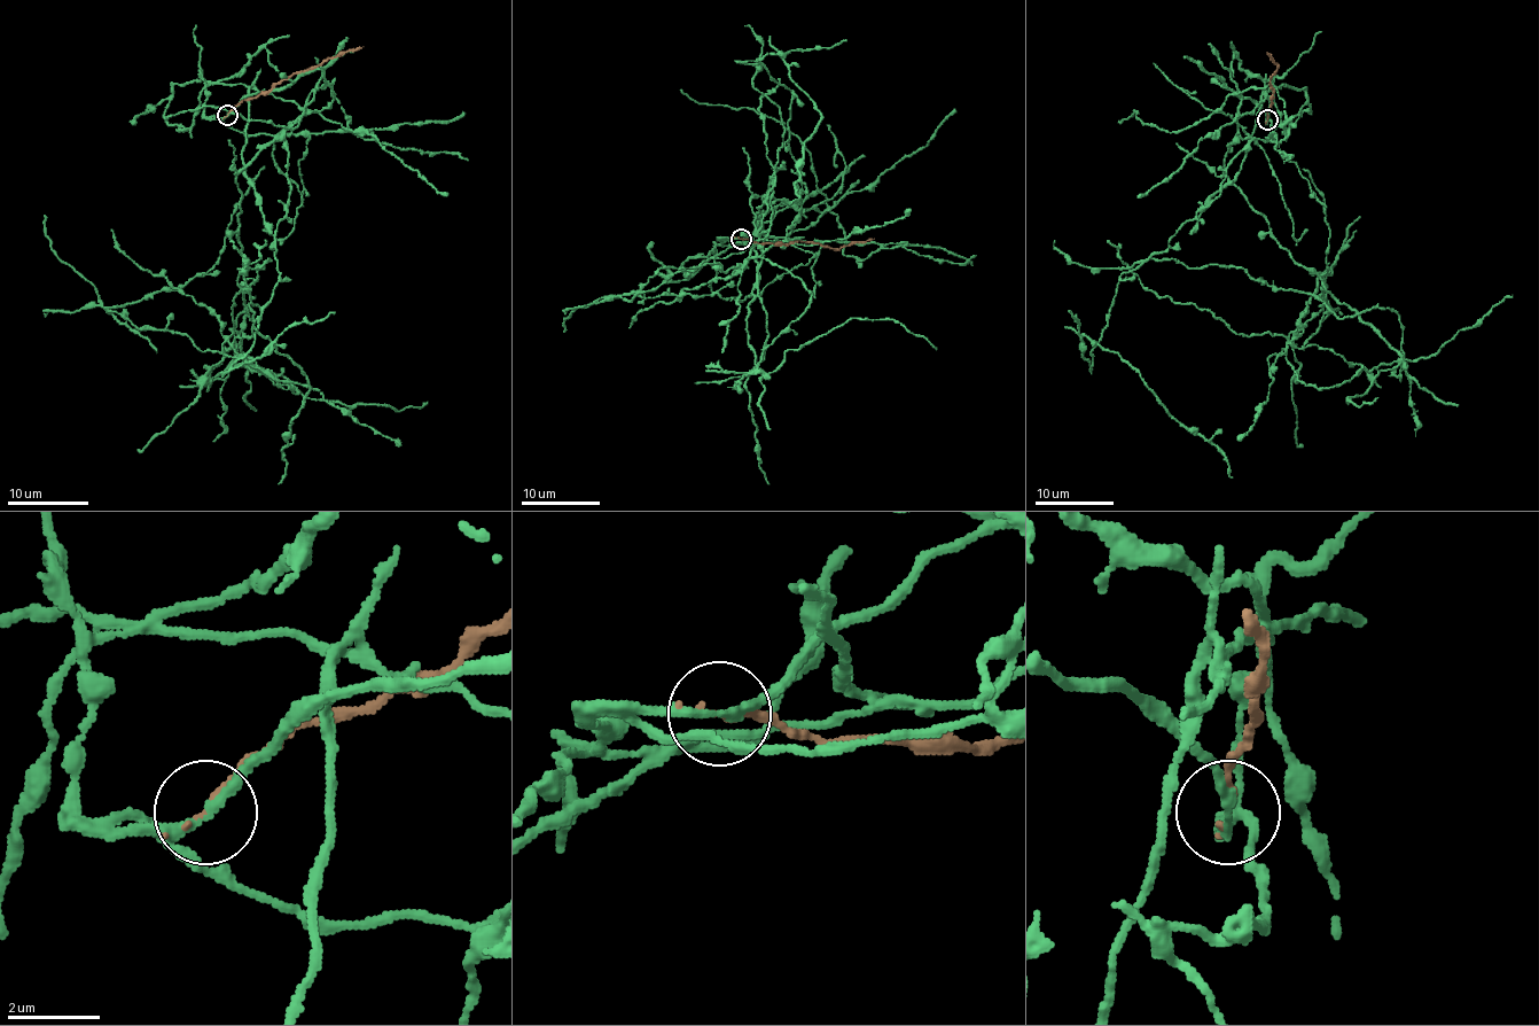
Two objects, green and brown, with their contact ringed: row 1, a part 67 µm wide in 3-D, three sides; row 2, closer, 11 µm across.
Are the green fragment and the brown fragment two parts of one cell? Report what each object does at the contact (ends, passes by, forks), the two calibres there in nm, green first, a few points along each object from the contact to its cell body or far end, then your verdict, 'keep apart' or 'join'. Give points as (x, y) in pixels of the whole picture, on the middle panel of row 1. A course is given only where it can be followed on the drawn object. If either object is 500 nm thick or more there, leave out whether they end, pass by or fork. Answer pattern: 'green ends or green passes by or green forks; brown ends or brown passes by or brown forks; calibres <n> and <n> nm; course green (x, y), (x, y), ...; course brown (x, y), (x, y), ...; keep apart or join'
green passes by; brown ends; calibres 200 and 120 nm; course green (741, 239), (779, 243), (804, 211), (751, 200), (760, 372), (810, 298), (758, 257), (579, 306), (563, 332); course brown (741, 239), (788, 245), (809, 241), (837, 249), (873, 239); keep apart

